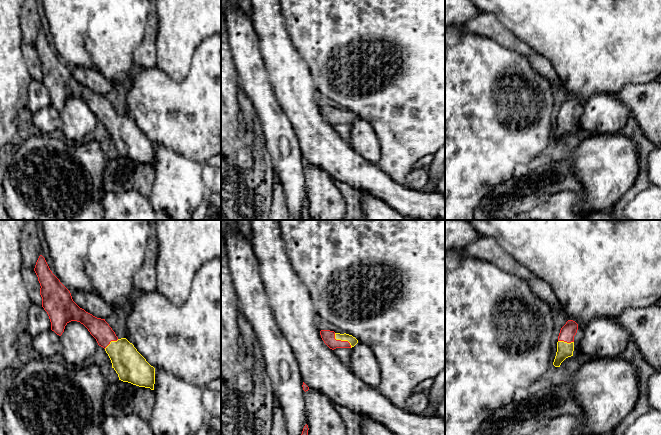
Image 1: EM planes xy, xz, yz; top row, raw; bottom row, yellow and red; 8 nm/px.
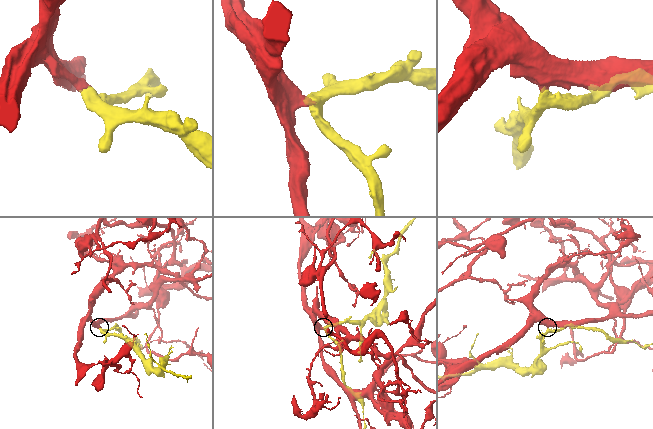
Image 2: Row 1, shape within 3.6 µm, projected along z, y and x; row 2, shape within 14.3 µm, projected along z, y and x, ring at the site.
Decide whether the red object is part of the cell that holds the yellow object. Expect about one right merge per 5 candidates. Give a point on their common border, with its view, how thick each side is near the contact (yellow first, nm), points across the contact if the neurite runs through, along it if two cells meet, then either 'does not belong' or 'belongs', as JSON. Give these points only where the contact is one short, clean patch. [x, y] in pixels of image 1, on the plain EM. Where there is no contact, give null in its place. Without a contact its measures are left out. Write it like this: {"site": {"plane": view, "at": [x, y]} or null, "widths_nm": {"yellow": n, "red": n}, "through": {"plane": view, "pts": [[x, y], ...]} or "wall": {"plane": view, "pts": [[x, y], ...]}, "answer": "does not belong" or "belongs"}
{"site": {"plane": "xz", "at": [342, 116]}, "widths_nm": {"yellow": 70, "red": 100}, "through": {"plane": "xz", "pts": [[353, 117], [342, 116], [332, 116], [328, 113]]}, "answer": "belongs"}

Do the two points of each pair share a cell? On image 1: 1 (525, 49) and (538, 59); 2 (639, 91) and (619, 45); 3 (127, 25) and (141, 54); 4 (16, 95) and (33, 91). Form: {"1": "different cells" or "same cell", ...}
{"1": "different cells", "2": "different cells", "3": "different cells", "4": "different cells"}

